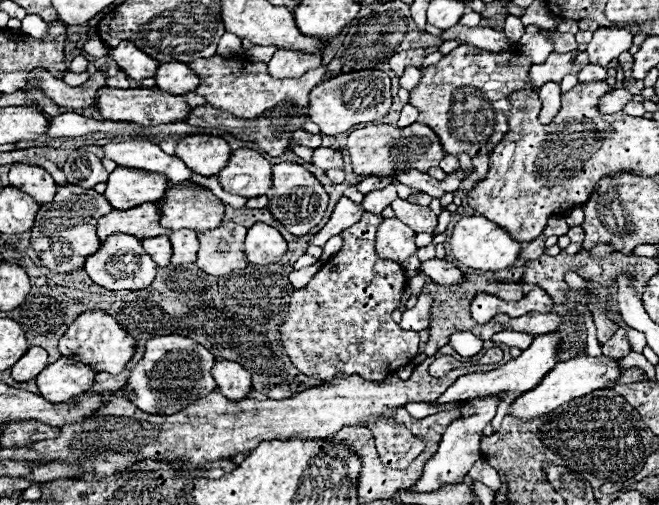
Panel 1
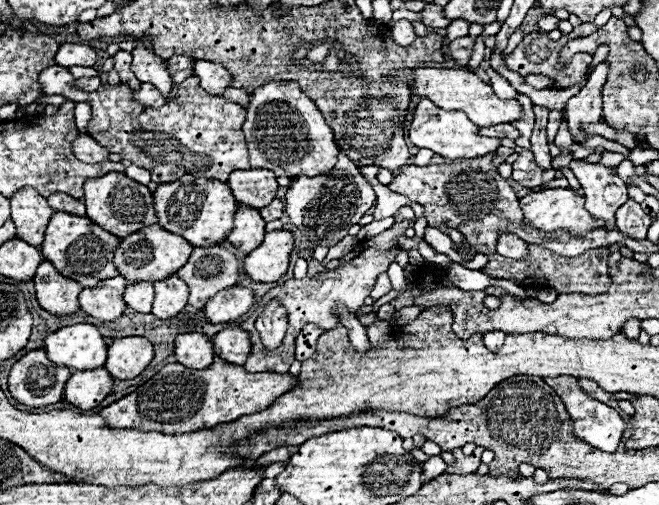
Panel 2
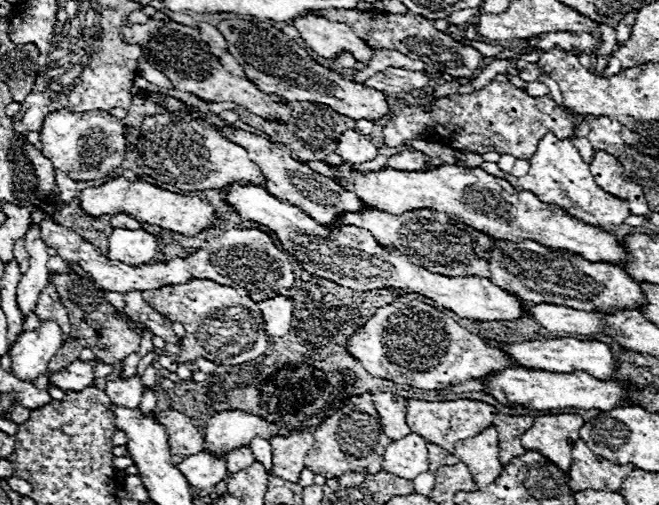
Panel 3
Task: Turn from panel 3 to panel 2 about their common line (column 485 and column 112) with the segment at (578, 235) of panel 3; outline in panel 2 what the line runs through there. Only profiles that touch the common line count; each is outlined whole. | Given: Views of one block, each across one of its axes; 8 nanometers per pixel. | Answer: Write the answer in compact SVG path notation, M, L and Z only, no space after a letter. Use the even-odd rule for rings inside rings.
M108 172L100 178L88 178L84 182L84 204L86 216L118 238L126 238L126 234L134 234L134 230L142 230L142 226L158 222L154 214L152 192L144 184L130 180L122 172Z

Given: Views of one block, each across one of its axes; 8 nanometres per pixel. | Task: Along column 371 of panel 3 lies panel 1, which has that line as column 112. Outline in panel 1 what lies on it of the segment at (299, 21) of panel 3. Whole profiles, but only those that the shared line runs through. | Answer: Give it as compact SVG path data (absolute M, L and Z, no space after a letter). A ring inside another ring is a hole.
M122 40L118 46L110 48L110 56L116 60L116 64L132 78L132 80L142 80L142 78L152 78L158 64L154 58L138 50L134 42Z

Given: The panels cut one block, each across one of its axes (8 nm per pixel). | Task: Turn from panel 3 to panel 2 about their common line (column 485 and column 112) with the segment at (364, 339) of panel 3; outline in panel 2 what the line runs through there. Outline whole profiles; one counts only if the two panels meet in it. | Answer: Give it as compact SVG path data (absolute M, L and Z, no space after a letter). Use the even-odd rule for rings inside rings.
M142 336L116 338L108 344L108 360L104 368L118 380L138 376L154 358L152 344Z

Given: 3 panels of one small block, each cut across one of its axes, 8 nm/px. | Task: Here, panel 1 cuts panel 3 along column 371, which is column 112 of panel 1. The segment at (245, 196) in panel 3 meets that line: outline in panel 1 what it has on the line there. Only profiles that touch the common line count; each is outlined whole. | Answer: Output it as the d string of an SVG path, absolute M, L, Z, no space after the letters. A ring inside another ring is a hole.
M112 234L98 252L90 254L84 262L86 274L106 290L144 290L156 276L156 262L146 254L142 240L132 234Z

